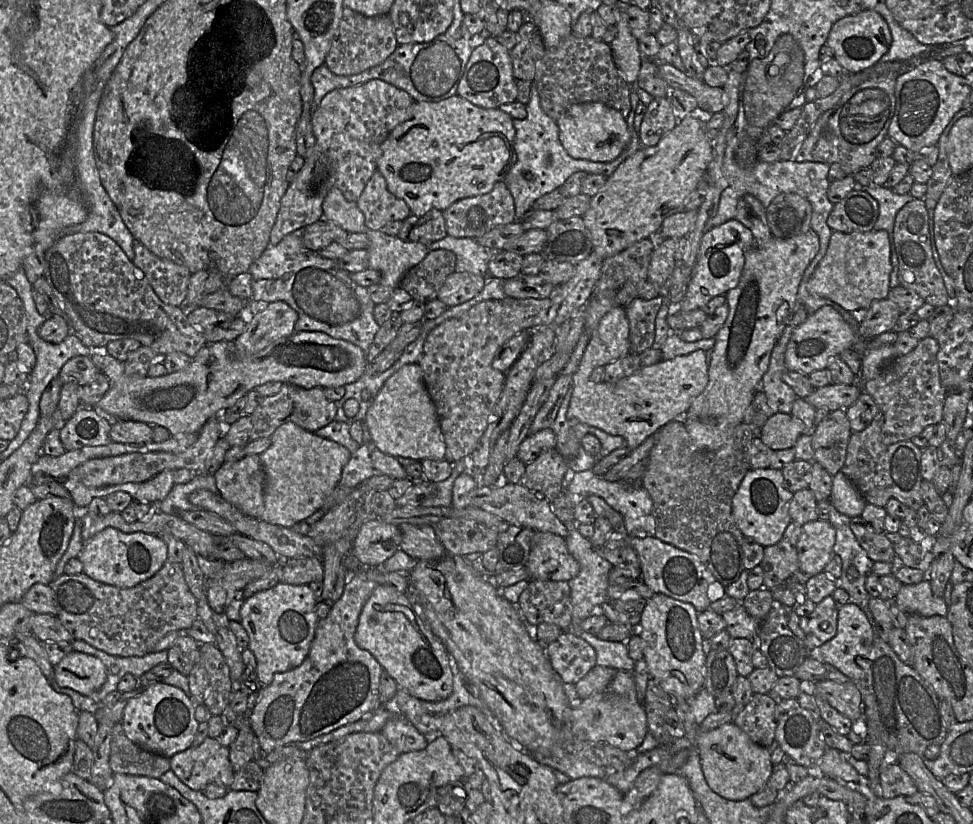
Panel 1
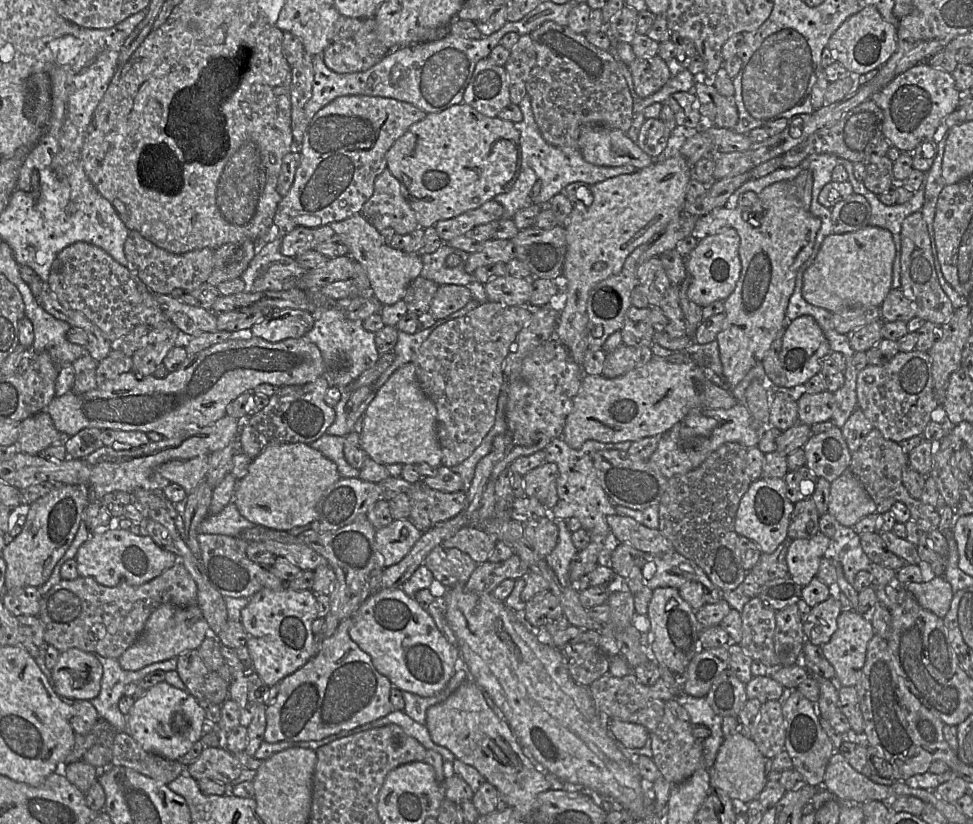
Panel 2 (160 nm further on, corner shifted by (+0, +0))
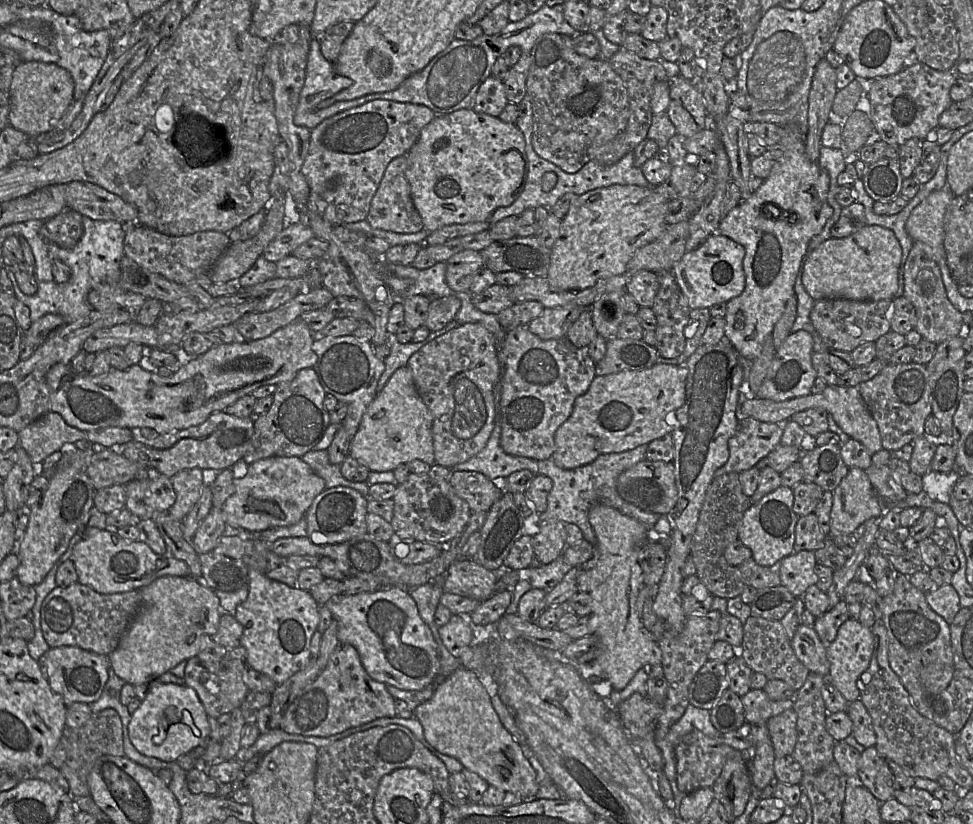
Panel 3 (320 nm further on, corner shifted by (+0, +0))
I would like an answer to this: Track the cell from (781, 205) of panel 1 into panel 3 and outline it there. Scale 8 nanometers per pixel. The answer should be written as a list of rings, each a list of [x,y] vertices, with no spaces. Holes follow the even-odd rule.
[[[822,58],[816,65],[809,93],[805,153],[812,162],[818,163],[823,129],[829,121],[837,90],[836,71],[825,58]]]

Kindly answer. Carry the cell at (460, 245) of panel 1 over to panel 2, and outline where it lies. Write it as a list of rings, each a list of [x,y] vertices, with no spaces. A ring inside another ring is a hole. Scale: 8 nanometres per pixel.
[[[443,243],[435,252],[422,256],[423,269],[421,276],[434,281],[439,286],[467,286],[469,283],[476,281],[475,276],[467,273],[465,270],[469,255],[466,251],[453,248],[447,243]],[[450,254],[457,254],[461,257],[461,263],[457,267],[450,268],[446,265],[446,258]]]

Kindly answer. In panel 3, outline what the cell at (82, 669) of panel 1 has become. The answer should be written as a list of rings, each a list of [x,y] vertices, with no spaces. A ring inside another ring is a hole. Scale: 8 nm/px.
[[[77,646],[50,648],[44,654],[50,665],[48,684],[52,691],[62,697],[67,707],[77,702],[90,704],[100,698],[108,679],[108,655],[96,654]]]

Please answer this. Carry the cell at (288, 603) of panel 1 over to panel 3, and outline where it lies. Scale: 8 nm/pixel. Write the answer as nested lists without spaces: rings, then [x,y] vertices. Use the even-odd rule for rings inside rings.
[[[249,568],[249,594],[235,613],[243,626],[240,646],[247,651],[247,666],[269,676],[277,685],[305,669],[312,658],[310,643],[320,622],[319,607],[309,591],[291,588]]]

